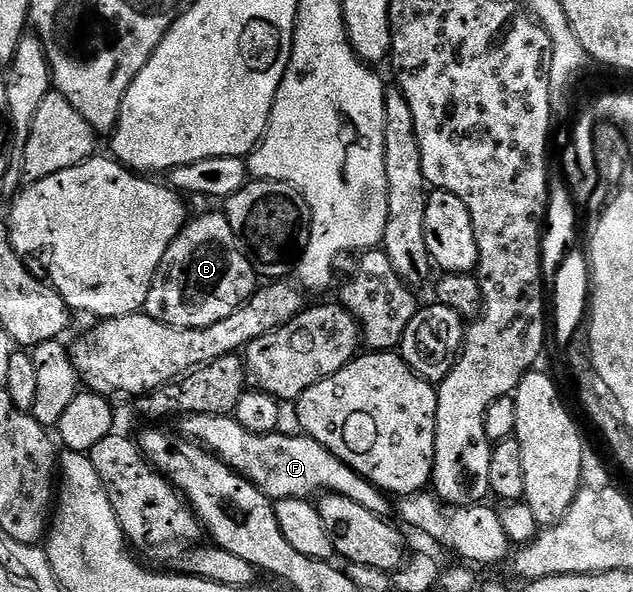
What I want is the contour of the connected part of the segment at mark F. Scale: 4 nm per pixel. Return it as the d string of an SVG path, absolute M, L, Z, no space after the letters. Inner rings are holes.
M190 415L179 420L180 428L178 428L179 434L185 439L193 440L205 447L216 455L226 466L230 469L234 469L238 472L242 478L248 479L255 485L260 492L268 496L269 499L275 501L278 499L307 499L311 500L313 497L319 496L321 492L331 493L333 495L341 495L342 497L350 497L350 501L354 501L358 505L362 505L362 509L370 509L370 513L384 517L388 513L388 502L390 502L389 496L385 492L381 491L380 488L375 487L372 482L368 479L361 477L358 472L354 469L350 469L345 463L338 457L334 457L334 453L330 453L322 445L318 445L318 441L311 439L307 433L295 433L296 435L282 435L283 433L275 433L271 435L254 435L248 429L244 429L242 425L232 415Z

